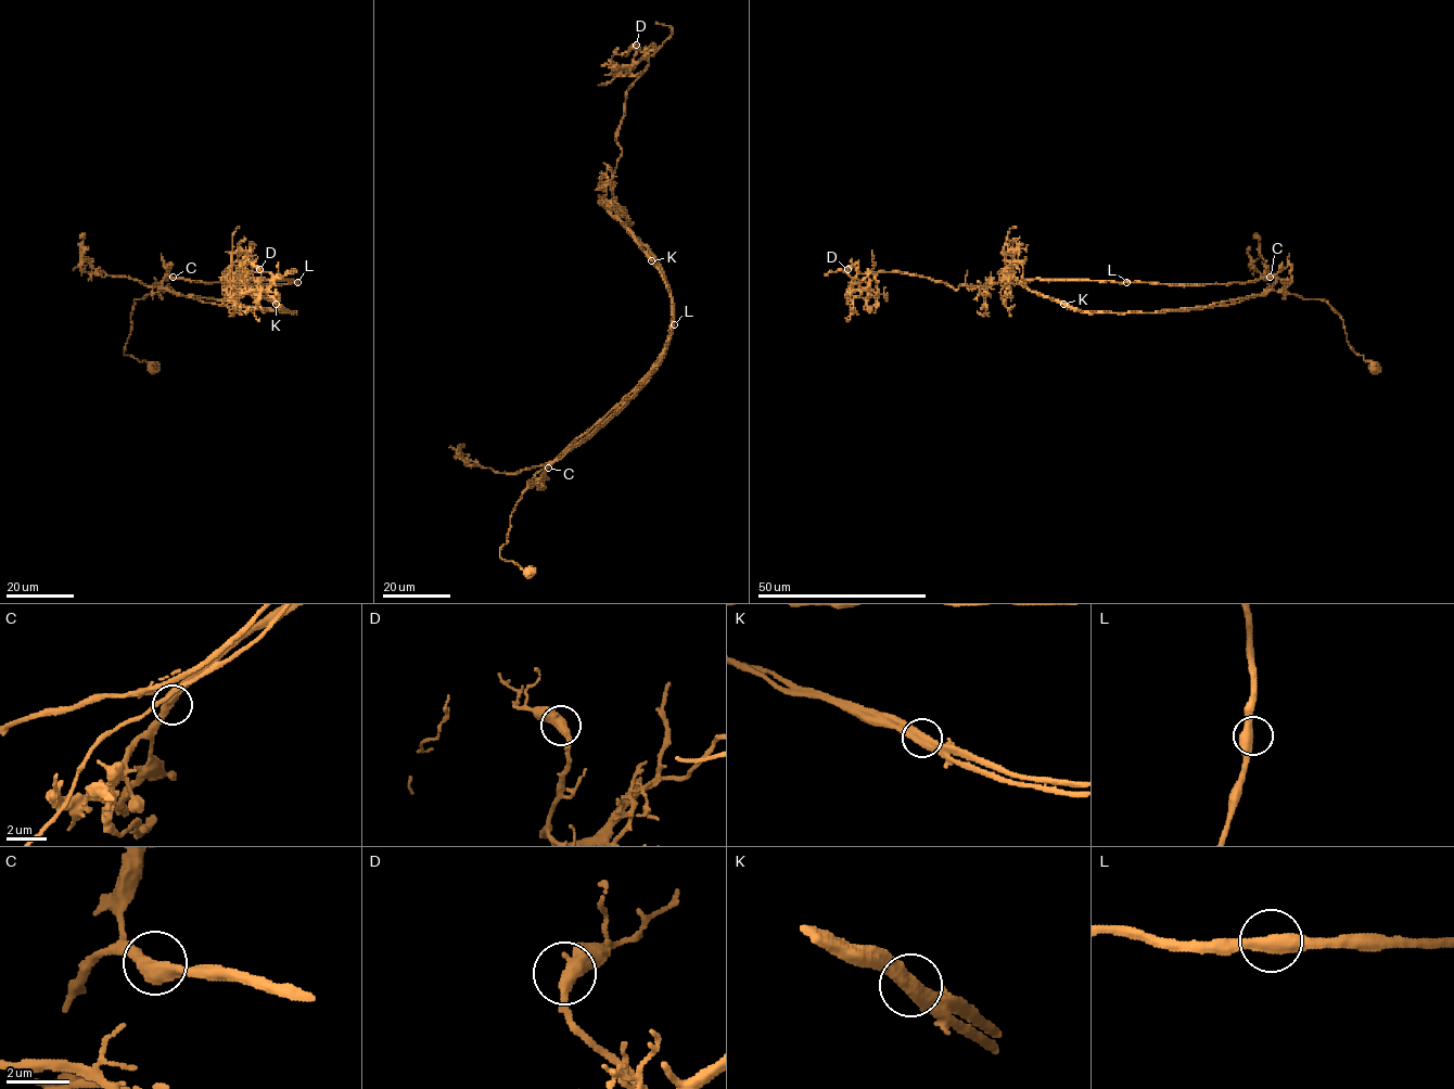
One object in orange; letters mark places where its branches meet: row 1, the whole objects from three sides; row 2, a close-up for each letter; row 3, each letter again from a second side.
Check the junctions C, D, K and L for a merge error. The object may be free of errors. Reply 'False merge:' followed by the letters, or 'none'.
False merge: K

